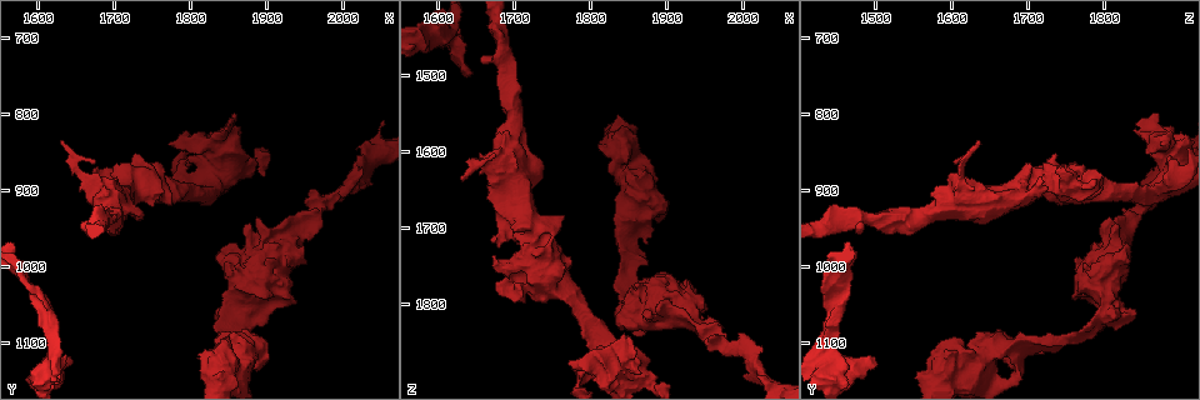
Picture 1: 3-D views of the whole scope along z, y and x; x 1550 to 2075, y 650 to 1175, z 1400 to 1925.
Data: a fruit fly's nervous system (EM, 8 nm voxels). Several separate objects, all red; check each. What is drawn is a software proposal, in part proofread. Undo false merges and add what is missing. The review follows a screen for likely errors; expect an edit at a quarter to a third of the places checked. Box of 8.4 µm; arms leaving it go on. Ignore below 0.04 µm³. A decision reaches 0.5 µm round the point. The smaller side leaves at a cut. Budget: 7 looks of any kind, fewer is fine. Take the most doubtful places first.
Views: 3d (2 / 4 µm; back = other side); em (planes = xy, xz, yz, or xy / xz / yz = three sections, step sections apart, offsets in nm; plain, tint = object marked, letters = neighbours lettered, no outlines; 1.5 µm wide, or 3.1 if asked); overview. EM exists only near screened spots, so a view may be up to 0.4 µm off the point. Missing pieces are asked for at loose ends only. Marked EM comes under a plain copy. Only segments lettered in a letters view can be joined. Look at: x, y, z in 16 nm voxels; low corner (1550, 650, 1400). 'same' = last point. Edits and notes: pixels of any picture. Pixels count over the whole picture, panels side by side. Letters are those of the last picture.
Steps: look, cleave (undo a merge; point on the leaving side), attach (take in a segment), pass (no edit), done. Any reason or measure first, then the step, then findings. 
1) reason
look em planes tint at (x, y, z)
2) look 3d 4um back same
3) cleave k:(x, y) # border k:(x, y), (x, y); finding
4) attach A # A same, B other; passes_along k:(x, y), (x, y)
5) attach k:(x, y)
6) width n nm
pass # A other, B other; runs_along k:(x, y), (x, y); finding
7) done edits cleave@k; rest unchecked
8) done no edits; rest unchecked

an open end
look 3d 2um at (1775, 835, 1875)

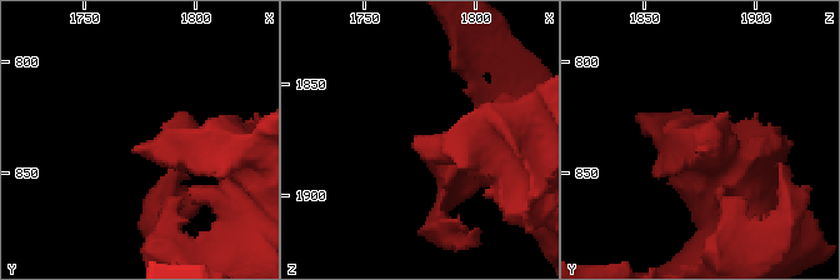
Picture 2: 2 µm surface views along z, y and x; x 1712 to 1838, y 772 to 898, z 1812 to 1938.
look em planes letters at (1773, 837, 1874)

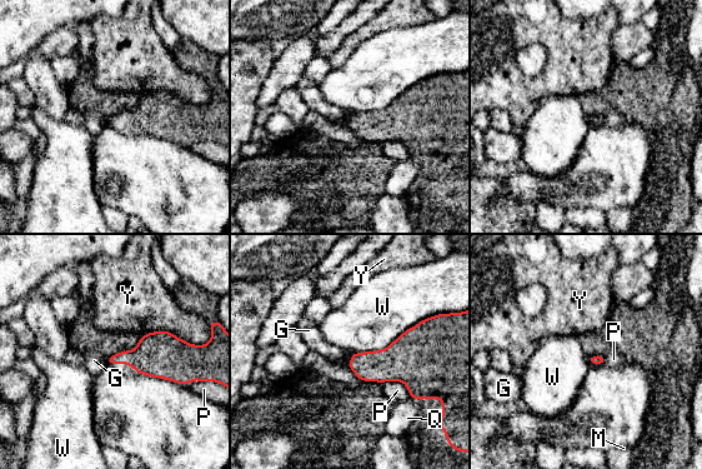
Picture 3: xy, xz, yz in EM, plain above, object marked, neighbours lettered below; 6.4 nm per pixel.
pass # G other, M other, P other, Q other, W other, Y other; border 3:(429, 317), (385, 348), (354, 353); none of them fits

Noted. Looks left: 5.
branch stops here
look em xy step 8 tint at (1645, 1120, 1495)

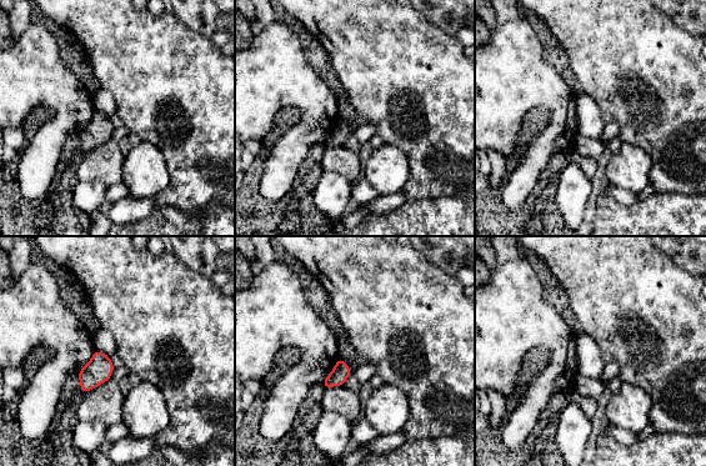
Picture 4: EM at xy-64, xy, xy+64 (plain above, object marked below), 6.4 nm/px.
cut it another way
look em planes letters same

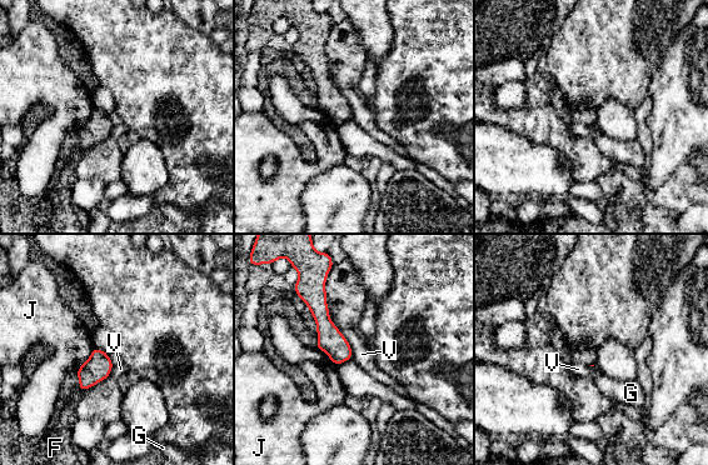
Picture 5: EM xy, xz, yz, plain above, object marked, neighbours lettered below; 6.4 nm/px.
pass # F other, G other, J other, V other; border 5:(338, 329), (347, 340), (353, 356); none of them fits

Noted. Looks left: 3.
free end
look em 3.1um planes letters at (1845, 1100, 1585)

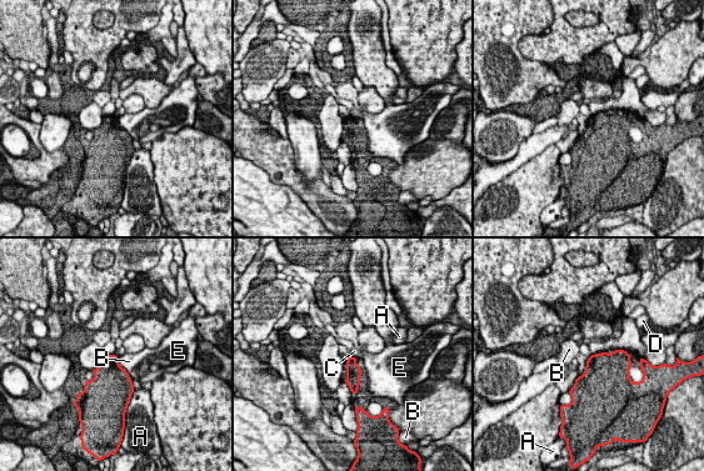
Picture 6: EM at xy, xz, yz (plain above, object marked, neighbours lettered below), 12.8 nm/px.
pass # A other, B other, C other, D other, E other; border 6:(352, 355), (357, 357); no lettered segment goes on from it

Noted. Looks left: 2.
done no edits; rest unchecked

